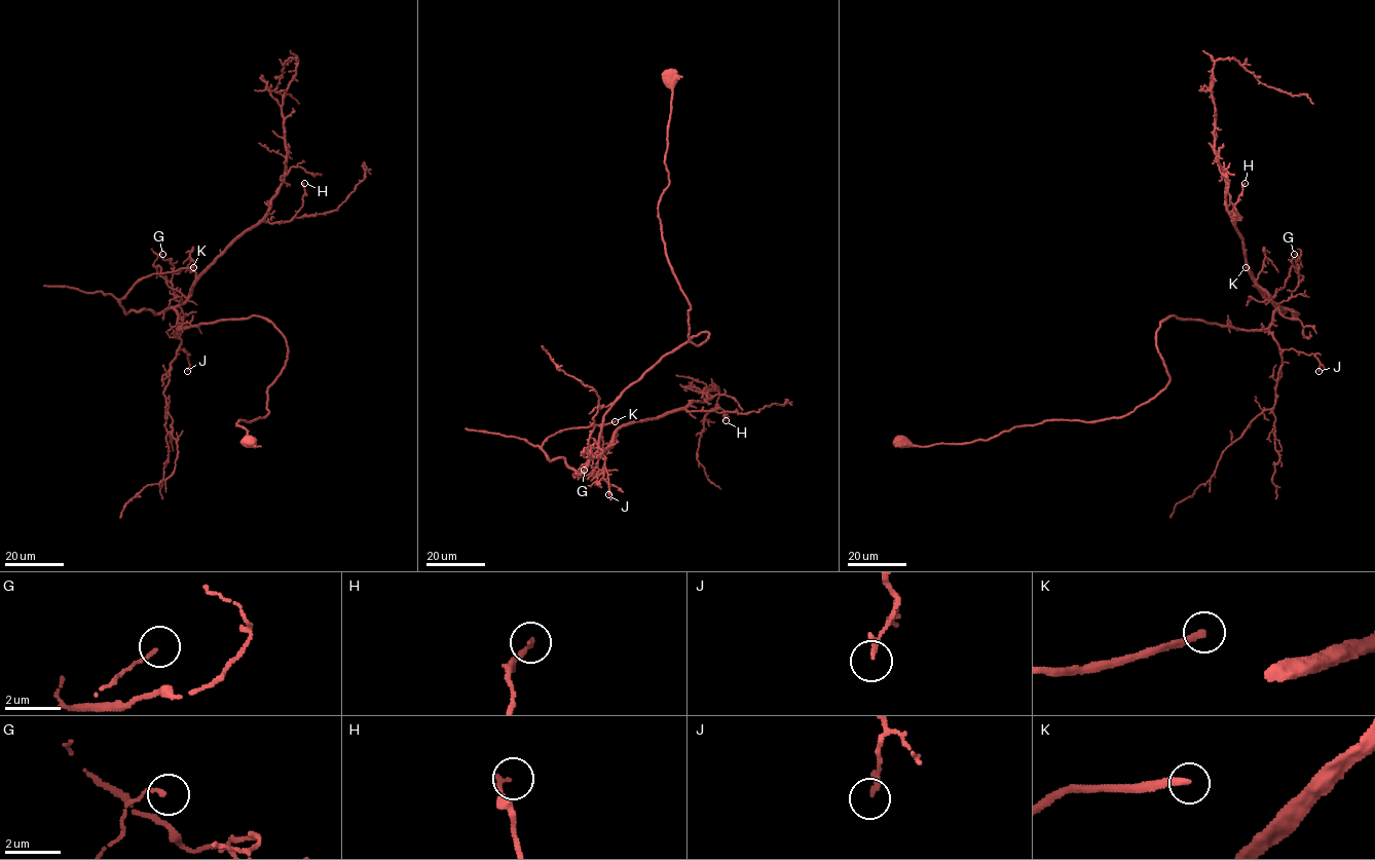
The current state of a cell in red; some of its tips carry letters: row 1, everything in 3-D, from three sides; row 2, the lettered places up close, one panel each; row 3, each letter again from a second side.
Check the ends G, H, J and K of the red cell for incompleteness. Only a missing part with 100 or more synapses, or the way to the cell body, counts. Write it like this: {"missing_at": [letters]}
{"missing_at": []}

